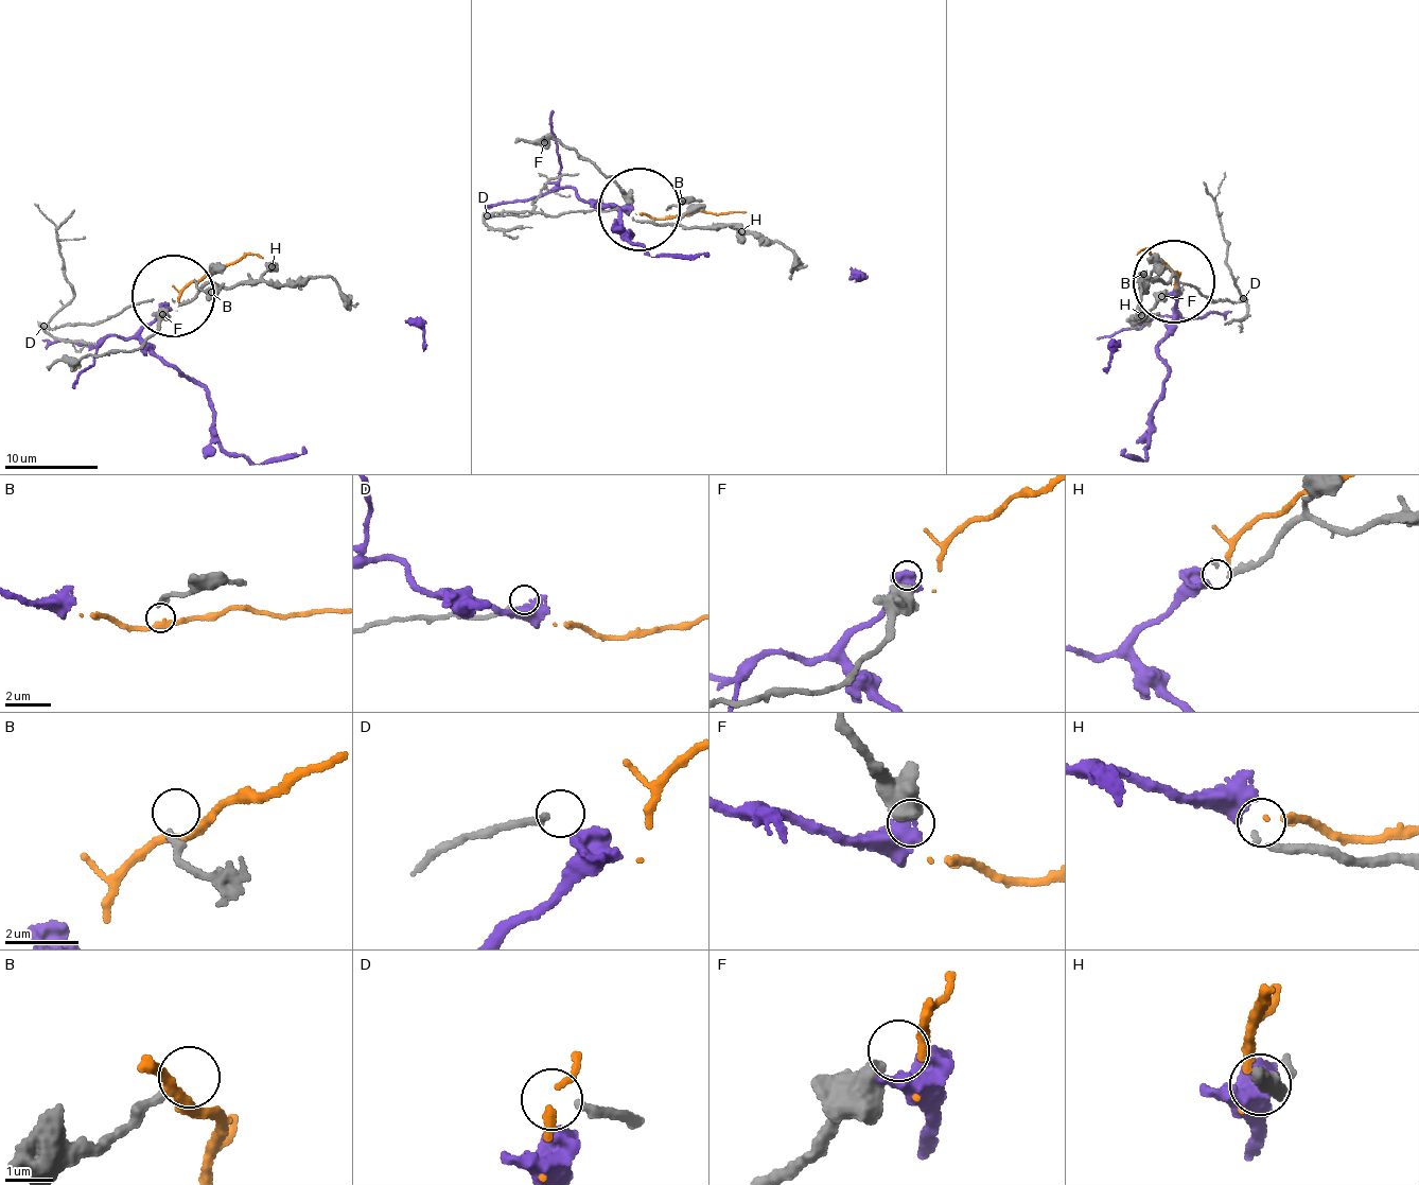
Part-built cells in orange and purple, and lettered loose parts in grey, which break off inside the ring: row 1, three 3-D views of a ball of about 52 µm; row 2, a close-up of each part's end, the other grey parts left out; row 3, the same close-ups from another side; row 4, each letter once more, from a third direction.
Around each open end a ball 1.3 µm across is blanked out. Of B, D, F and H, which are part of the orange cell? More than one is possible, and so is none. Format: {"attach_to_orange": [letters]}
{"attach_to_orange": []}

